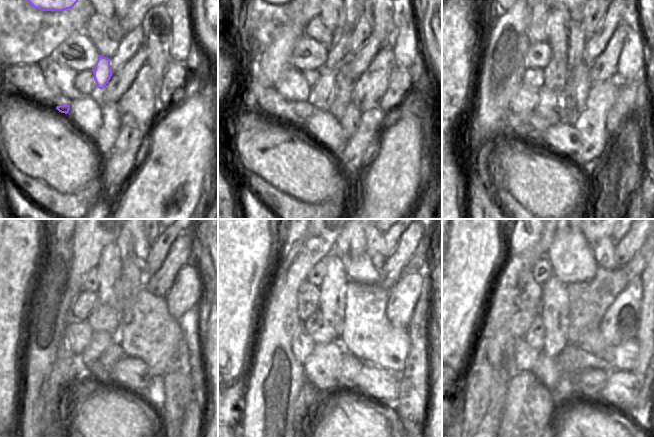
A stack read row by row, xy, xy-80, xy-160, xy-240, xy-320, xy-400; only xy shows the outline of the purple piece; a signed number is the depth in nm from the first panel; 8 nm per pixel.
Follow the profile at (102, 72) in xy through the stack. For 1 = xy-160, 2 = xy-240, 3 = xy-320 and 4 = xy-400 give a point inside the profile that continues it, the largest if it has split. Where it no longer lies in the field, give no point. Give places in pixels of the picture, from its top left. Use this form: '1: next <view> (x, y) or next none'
1: next xy-160 (549, 111)
2: next xy-240 (101, 340)
3: next xy-320 (322, 368)
4: next xy-400 (547, 369)

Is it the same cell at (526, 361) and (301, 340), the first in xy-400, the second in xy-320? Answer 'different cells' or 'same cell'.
same cell

